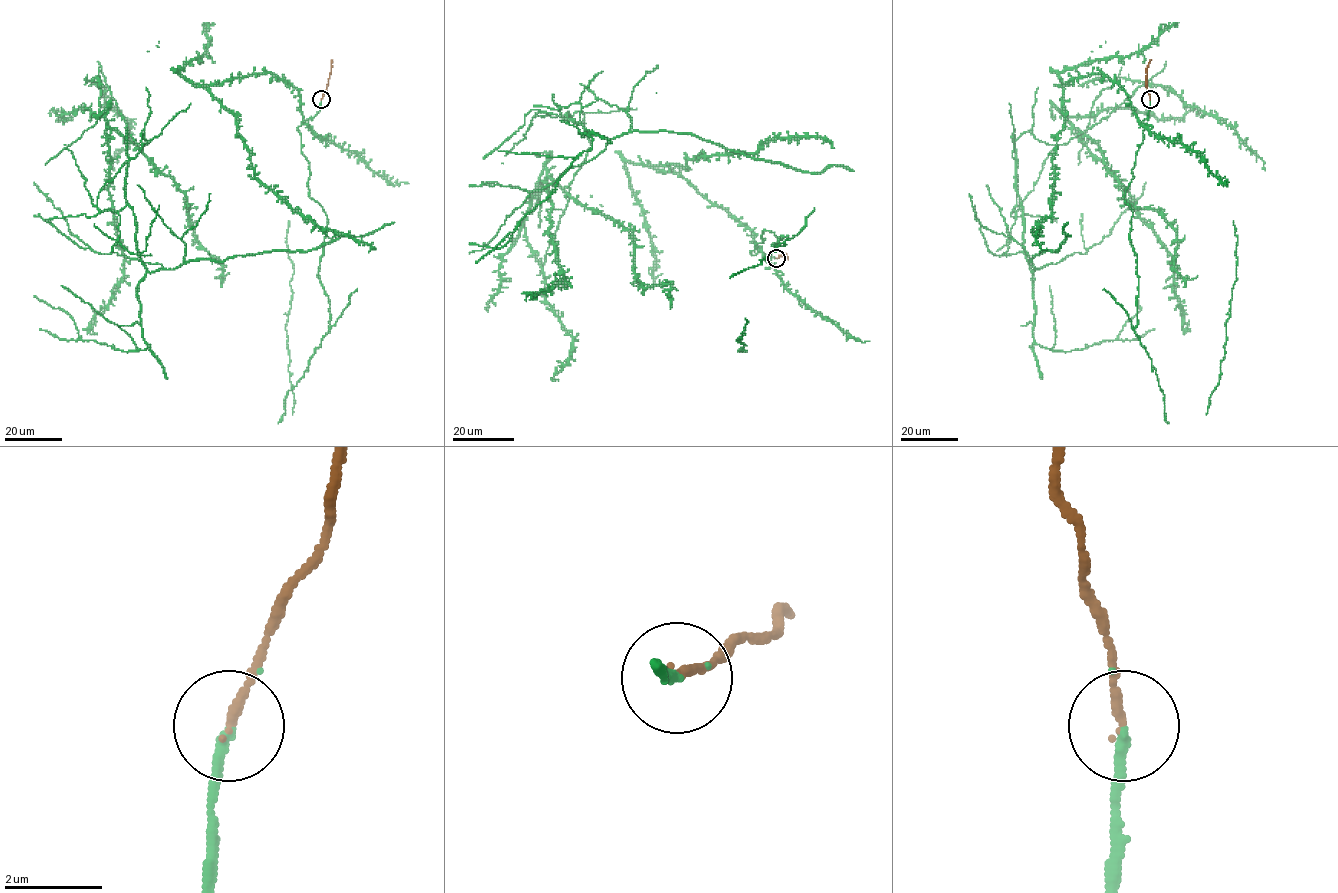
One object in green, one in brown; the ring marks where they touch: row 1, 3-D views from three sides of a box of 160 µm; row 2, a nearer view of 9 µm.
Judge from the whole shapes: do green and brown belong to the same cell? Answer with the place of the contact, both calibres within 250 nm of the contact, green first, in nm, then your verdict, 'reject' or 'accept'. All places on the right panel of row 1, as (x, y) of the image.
at (1150, 99); 190 nm thick on the green side, 180 nm on the other; accept

